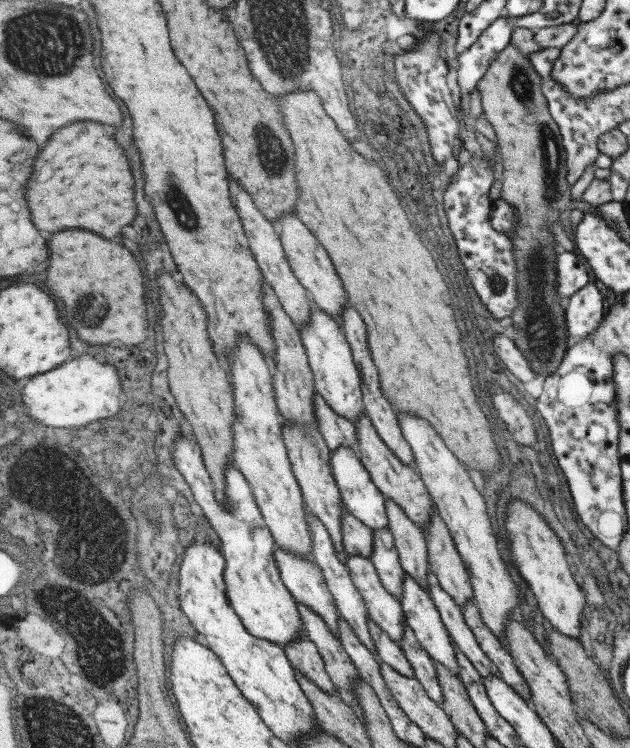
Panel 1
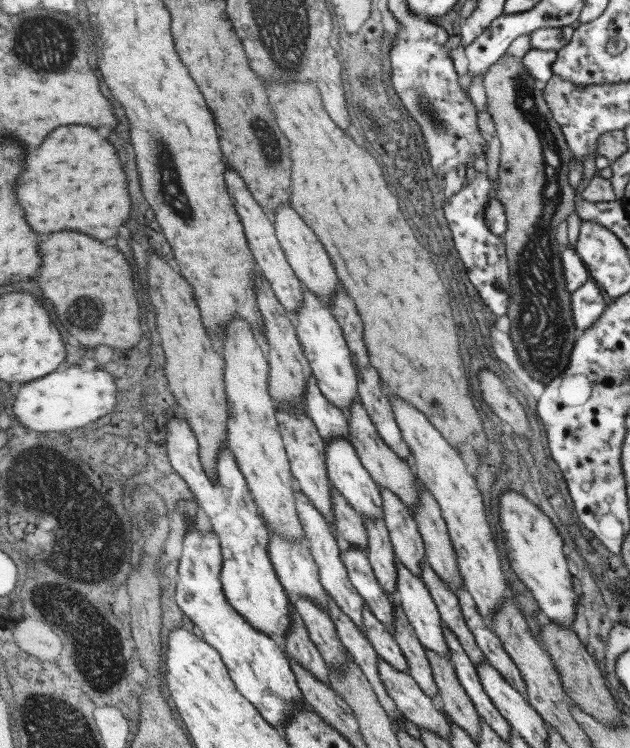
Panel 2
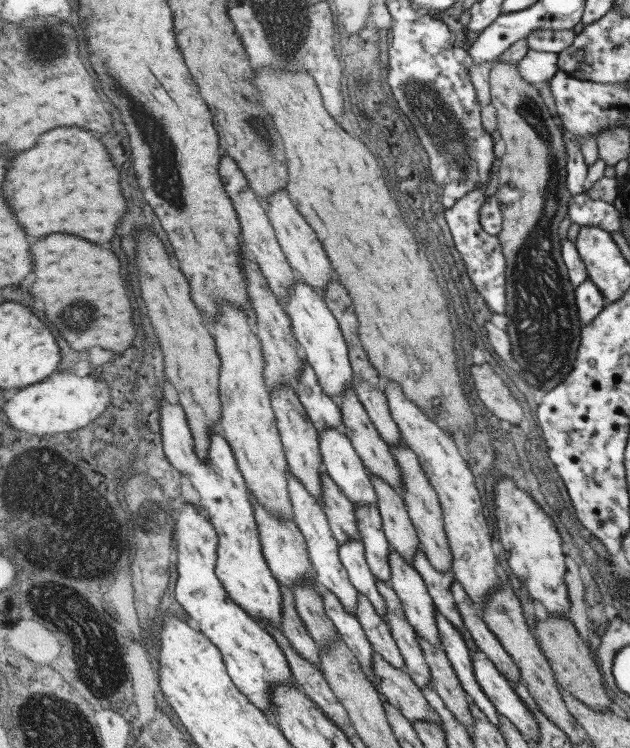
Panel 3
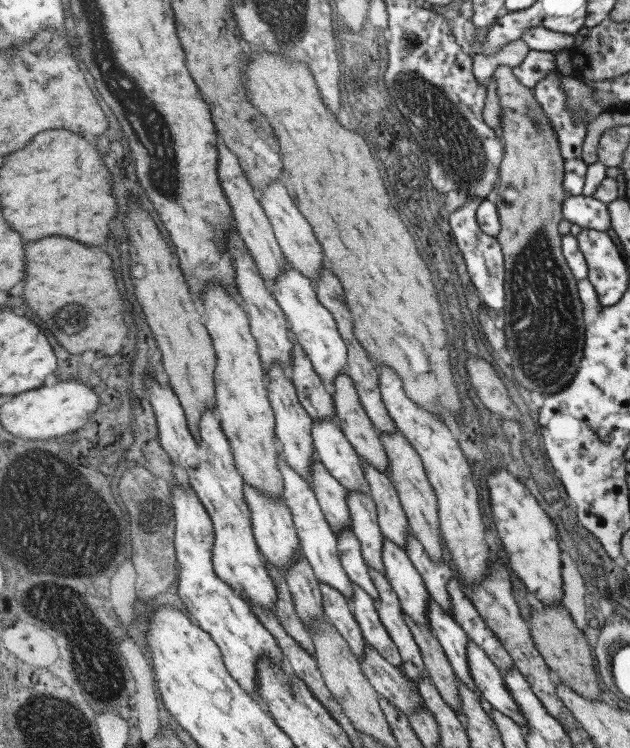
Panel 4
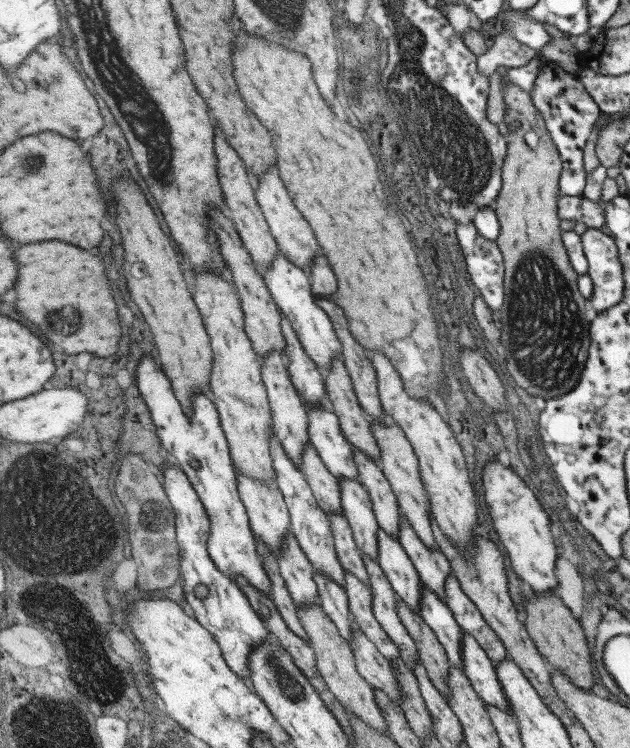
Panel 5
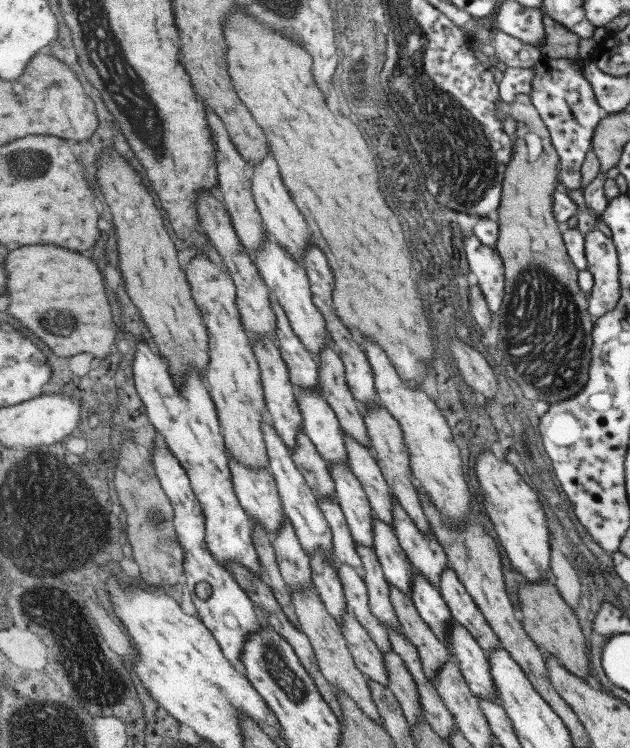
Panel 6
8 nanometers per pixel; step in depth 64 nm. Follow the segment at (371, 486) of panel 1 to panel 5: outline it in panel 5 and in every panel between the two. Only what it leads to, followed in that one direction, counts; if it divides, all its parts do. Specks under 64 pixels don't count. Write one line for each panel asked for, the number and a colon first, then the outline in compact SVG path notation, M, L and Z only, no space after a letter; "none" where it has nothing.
2: M335 438L333 442L327 444L327 466L329 466L329 476L331 476L333 486L339 488L339 492L343 494L343 498L345 498L361 516L365 516L365 520L385 520L381 488L379 488L379 484L371 478L371 474L369 474L367 468L363 466L363 462L359 460L357 450L353 448L351 440Z
3: M323 430L319 434L321 456L325 470L331 478L345 490L347 498L355 506L375 506L379 508L379 498L369 470L359 458L353 442L341 430Z
4: M321 420L313 426L313 440L317 448L317 456L323 466L345 486L349 492L361 492L371 496L371 484L365 478L361 456L351 446L339 420Z
5: M307 408L309 410L309 438L319 450L323 464L339 480L357 480L363 484L355 464L355 446L347 440L341 428L341 418L329 408Z

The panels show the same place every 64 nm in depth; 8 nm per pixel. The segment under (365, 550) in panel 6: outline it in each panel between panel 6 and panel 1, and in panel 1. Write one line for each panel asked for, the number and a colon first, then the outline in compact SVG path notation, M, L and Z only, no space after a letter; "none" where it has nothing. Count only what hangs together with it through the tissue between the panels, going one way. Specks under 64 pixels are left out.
1: M403 620L403 638L401 638L401 642L399 642L399 648L403 650L407 662L411 664L413 674L415 674L415 680L425 688L427 696L441 706L441 702L443 702L443 692L441 692L441 686L439 686L439 682L437 682L437 672L435 672L433 660L431 660L431 656L419 646L419 640L415 638L415 632L409 628L409 624L407 624L405 620Z
2: M387 592L387 596L391 598L391 606L393 606L393 638L399 644L403 658L407 660L407 674L417 682L417 686L431 700L437 700L437 686L433 682L433 674L431 674L425 648L419 644L419 638L413 626L407 622L407 616L403 608L399 606L397 596L393 592Z
3: M377 580L377 588L383 594L387 602L387 618L385 622L391 626L391 638L395 640L399 654L403 656L403 672L409 674L409 678L419 686L429 686L431 684L431 672L429 664L425 662L425 656L417 644L417 632L415 628L407 622L405 612L401 608L401 602L391 586L387 586L383 580Z
4: M369 568L369 574L375 582L375 586L379 588L379 602L377 602L377 608L379 608L379 616L381 616L381 622L387 626L389 634L391 634L391 640L395 642L399 654L401 654L401 664L405 668L405 676L411 680L411 682L419 682L421 678L425 678L425 664L423 664L423 658L421 658L421 652L419 652L419 646L417 642L413 640L413 634L409 630L409 626L405 624L403 620L403 608L399 604L399 598L397 594L393 592L387 576L383 576L379 570L375 568Z
5: M363 554L363 558L367 564L371 588L373 588L375 616L383 624L383 628L389 632L391 642L395 642L395 646L399 648L399 654L401 654L399 658L413 672L413 666L419 664L419 656L417 656L417 650L413 646L413 640L411 640L407 628L401 624L401 620L397 616L397 598L395 598L395 592L389 584L389 578L385 576L383 566L373 556Z

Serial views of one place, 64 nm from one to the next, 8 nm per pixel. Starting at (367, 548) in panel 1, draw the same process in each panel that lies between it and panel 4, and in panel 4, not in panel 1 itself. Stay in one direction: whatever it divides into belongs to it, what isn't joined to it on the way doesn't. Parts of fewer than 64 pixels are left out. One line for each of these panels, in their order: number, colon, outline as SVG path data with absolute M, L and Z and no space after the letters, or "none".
2: M333 488L333 510L335 510L335 528L337 528L337 540L341 546L341 552L363 548L369 550L369 534L365 526L365 516L361 516L339 492L339 488Z
3: M323 468L323 510L329 516L331 528L343 546L347 540L361 540L361 530L357 524L357 506L347 498L345 490L331 478L331 474Z
4: M313 460L313 490L317 494L319 506L325 510L327 520L331 522L337 536L343 530L353 530L351 510L347 506L349 488L345 488L329 470L321 464L321 460Z

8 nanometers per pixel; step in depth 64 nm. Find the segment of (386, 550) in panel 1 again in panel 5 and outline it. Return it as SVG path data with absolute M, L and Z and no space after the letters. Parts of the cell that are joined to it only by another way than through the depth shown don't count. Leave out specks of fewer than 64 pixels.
M341 480L341 498L343 510L351 528L355 532L355 540L363 554L373 556L379 562L379 518L375 516L375 508L367 488L357 480Z

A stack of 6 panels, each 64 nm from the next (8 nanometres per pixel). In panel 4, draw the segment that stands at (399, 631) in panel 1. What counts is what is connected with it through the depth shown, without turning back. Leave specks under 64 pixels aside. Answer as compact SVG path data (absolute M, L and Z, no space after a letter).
M343 530L339 534L339 554L345 570L349 572L353 584L365 588L377 602L379 602L379 588L375 586L371 574L369 574L369 562L365 560L361 540L353 530Z

